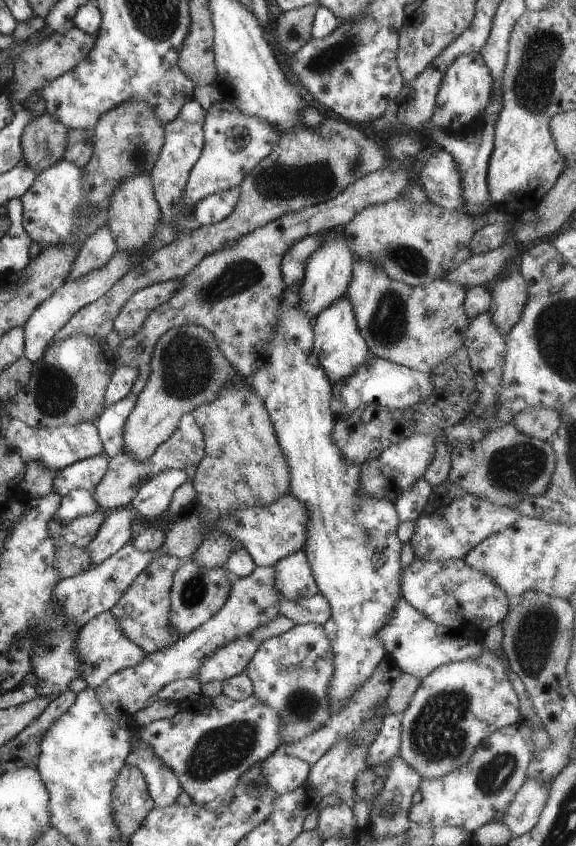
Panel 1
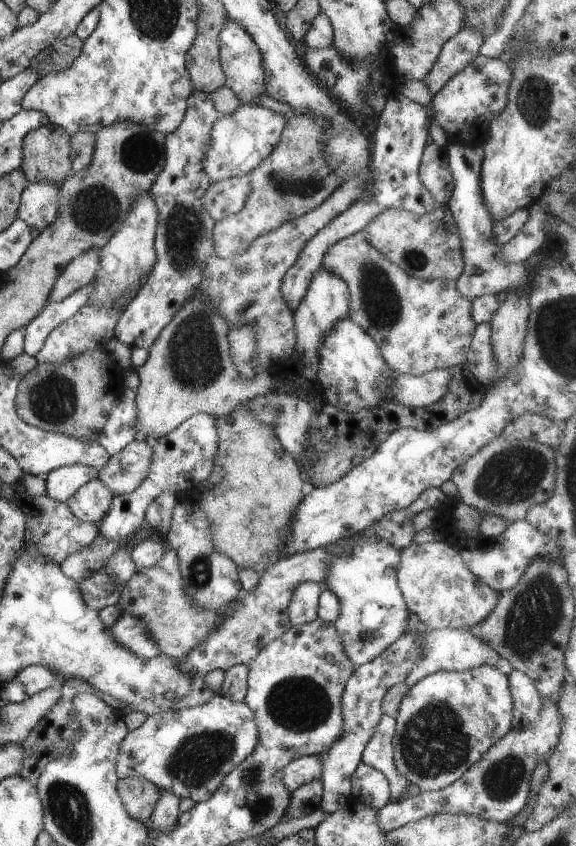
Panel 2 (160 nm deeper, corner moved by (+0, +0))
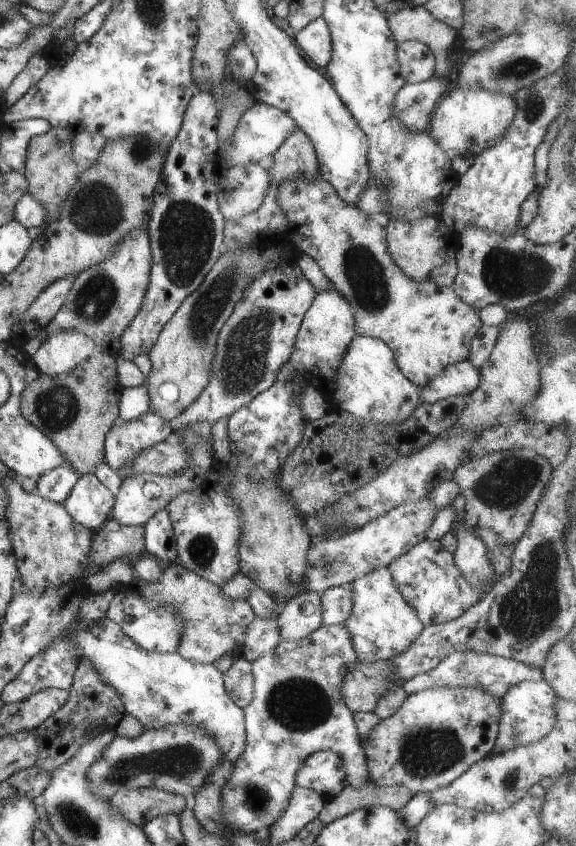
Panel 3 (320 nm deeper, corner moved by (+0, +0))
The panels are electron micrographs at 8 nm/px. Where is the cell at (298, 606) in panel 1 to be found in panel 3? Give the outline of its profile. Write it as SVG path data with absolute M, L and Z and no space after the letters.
M335 585L319 593L322 624L334 625L345 622L352 610L352 592L344 585Z

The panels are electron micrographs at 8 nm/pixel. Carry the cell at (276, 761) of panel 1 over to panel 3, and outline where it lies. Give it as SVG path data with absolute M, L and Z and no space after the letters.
M336 752L311 753L294 774L294 783L318 792L324 799L334 797L347 786L344 764Z

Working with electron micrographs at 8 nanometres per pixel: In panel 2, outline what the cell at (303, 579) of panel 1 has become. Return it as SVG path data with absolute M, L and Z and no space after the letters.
M299 582L295 586L288 605L288 623L292 626L317 619L317 602L324 586L317 582Z

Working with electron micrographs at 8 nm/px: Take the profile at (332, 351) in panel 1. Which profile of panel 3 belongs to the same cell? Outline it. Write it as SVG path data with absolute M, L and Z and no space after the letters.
M355 335L347 345L347 350L336 368L335 393L333 402L337 410L348 412L355 418L385 425L403 422L421 403L419 387L409 382L397 368L391 349L382 341L373 337Z

